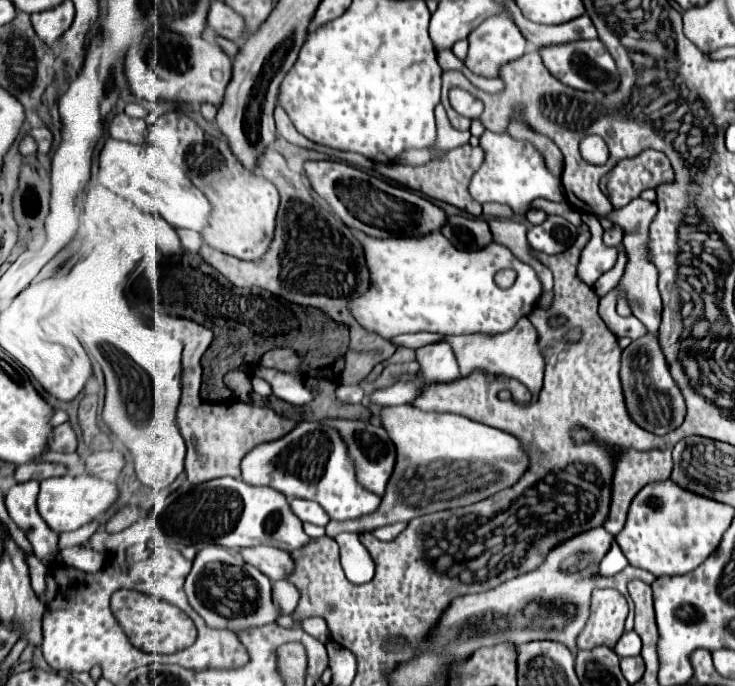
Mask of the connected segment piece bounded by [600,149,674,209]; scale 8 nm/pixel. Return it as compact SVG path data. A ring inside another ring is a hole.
M642 151L632 159L620 161L600 181L606 197L610 197L614 209L628 205L644 189L654 189L660 183L672 183L674 169L670 159L662 151Z

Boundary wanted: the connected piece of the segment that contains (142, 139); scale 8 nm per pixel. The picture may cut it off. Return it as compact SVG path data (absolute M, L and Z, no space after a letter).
M118 113L110 123L110 135L120 141L128 143L146 143L146 121L144 119L132 119L126 113Z

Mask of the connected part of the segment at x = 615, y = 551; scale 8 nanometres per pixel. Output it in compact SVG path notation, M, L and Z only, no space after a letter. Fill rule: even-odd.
M614 543L612 549L608 551L608 555L606 555L606 557L602 559L602 563L600 563L600 575L614 575L614 573L622 571L626 565L628 565L626 557L622 555L620 547Z

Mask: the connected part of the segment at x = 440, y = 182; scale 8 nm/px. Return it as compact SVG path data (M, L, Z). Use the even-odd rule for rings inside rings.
M458 147L458 149L452 149L446 159L436 161L436 163L430 161L430 163L418 165L418 167L400 165L400 163L376 163L374 169L382 177L392 179L392 181L396 181L396 183L400 183L400 185L404 185L408 189L422 191L424 195L428 195L432 199L438 199L438 201L444 201L444 203L452 203L454 207L458 207L462 211L468 211L470 215L480 217L482 207L470 197L468 183L470 183L470 177L476 173L476 169L482 165L482 159L484 159L484 151L480 147Z

